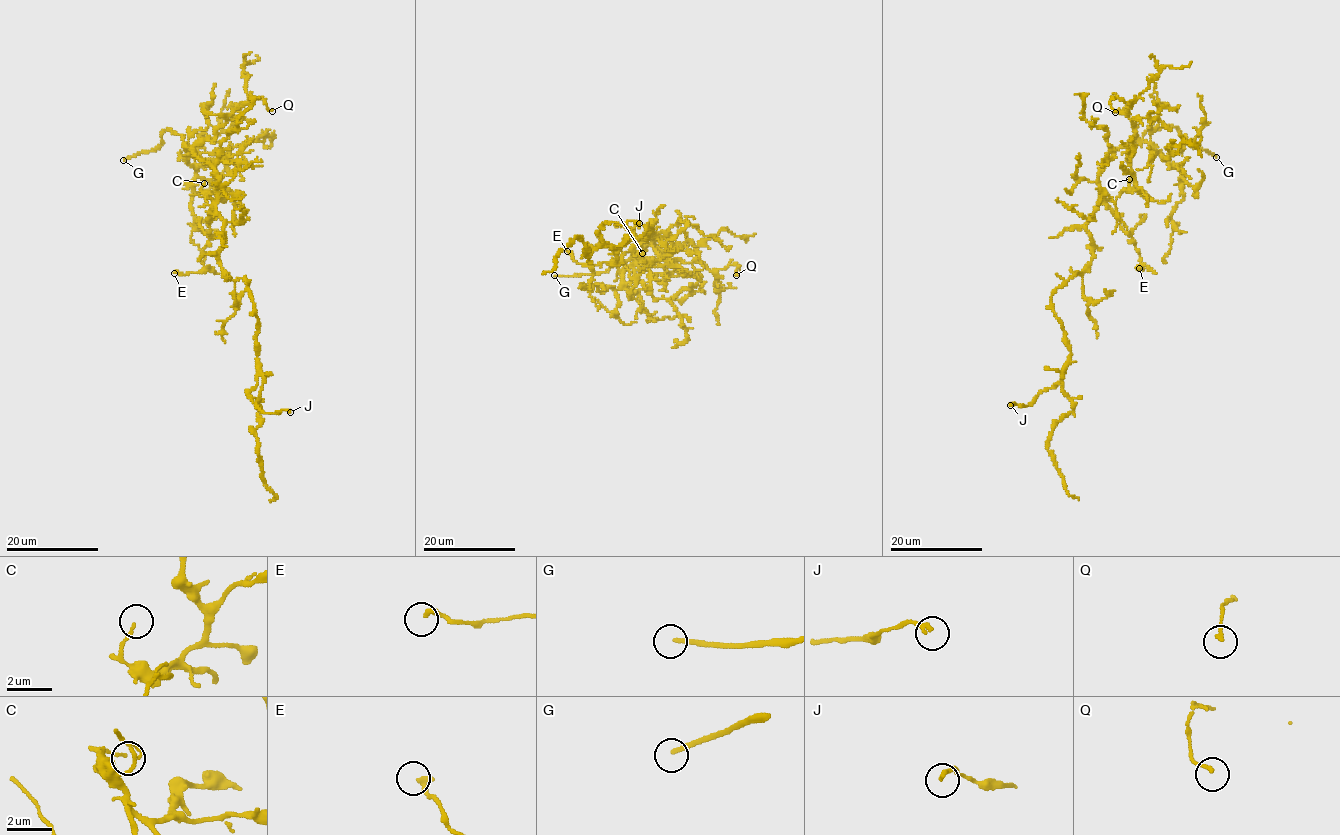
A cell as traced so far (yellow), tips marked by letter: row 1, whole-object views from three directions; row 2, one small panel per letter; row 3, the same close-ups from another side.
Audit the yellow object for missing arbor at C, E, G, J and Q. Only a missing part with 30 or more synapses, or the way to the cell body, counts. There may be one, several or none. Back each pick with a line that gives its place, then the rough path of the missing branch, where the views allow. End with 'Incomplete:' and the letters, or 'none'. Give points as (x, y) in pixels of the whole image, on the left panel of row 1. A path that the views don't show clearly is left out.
G: place (123, 160); course (123, 160), (71, 157), (51, 169), (31, 168), (20, 179), (19, 200)
Incomplete: G

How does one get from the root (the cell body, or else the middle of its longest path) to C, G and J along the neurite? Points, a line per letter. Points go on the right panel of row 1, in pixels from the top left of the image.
C: (1092, 252), (1086, 222), (1099, 202), (1098, 175), (1121, 147), (1128, 149), (1129, 179)
G: (1092, 252), (1086, 222), (1099, 202), (1098, 175), (1111, 152), (1148, 131), (1173, 126), (1193, 147), (1216, 157)
J: (1092, 252), (1082, 274), (1075, 274), (1051, 298), (1070, 348), (1063, 377), (1027, 406), (1010, 405)

